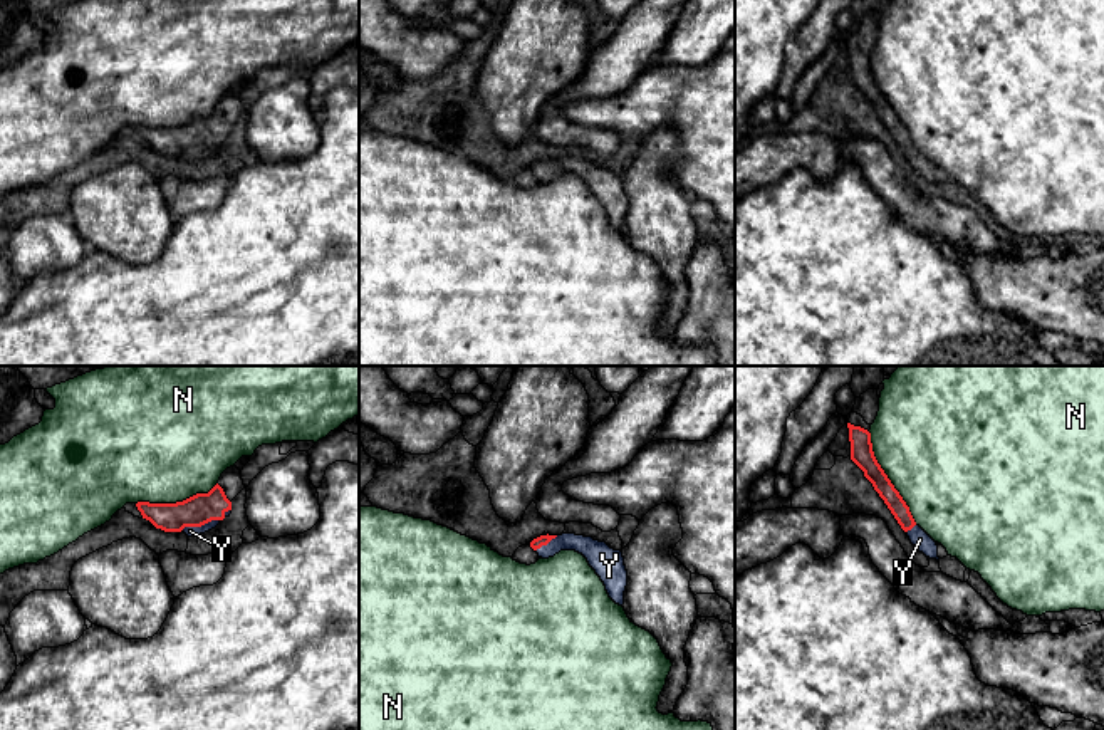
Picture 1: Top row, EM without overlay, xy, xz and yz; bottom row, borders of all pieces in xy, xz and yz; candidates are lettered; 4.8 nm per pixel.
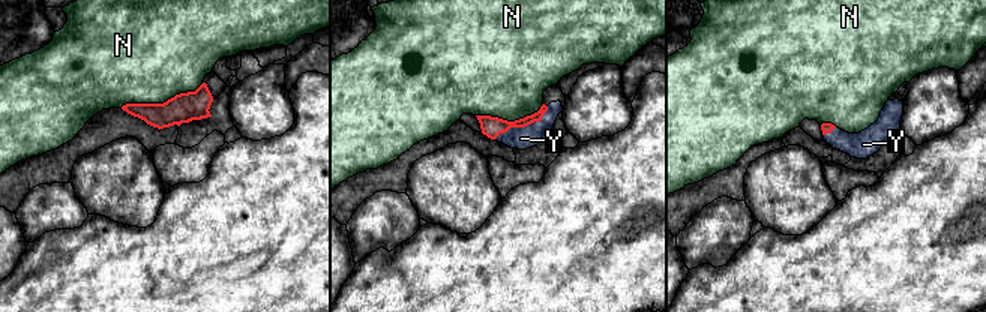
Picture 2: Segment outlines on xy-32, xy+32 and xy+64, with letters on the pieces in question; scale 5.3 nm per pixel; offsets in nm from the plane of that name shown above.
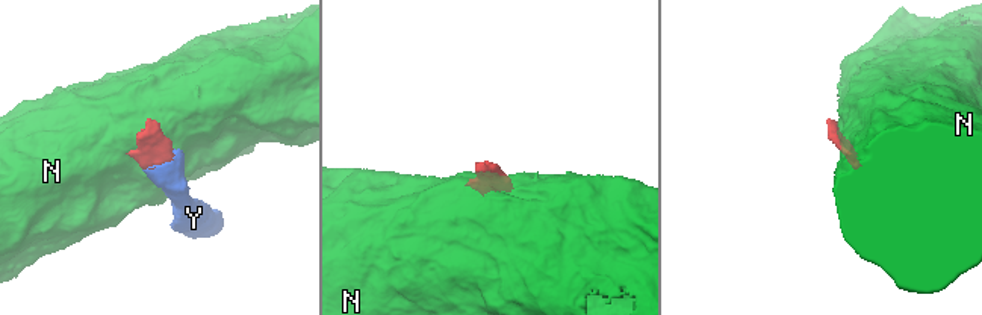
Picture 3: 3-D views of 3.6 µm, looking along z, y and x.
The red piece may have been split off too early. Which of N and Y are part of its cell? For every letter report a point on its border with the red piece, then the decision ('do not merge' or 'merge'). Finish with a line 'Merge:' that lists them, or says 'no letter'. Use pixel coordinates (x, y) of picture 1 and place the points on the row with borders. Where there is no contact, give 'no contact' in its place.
N: yz (888, 479) | do not merge
Y: xy (198, 526) | merge
Merge: Y

